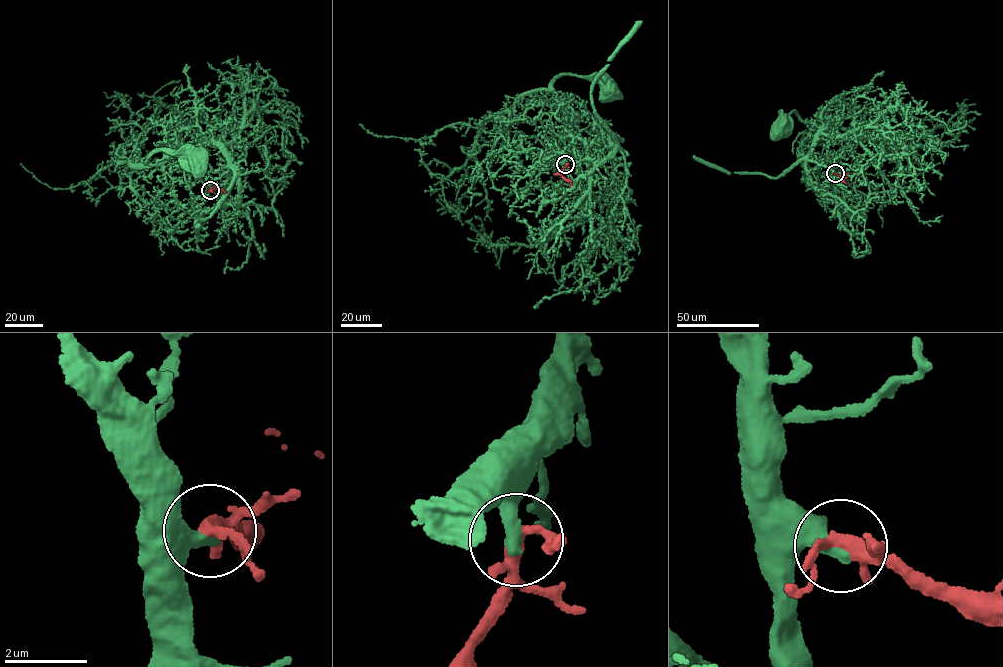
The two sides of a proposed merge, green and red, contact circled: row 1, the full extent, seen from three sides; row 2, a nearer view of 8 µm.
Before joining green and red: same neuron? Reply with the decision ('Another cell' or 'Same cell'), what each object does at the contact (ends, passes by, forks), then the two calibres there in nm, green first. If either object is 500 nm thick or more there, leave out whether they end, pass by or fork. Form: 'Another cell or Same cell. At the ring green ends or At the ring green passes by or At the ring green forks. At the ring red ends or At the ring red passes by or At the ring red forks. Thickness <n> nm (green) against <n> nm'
Same cell. At the ring green ends. At the ring red passes by. Thickness 420 nm (green) against 320 nm

